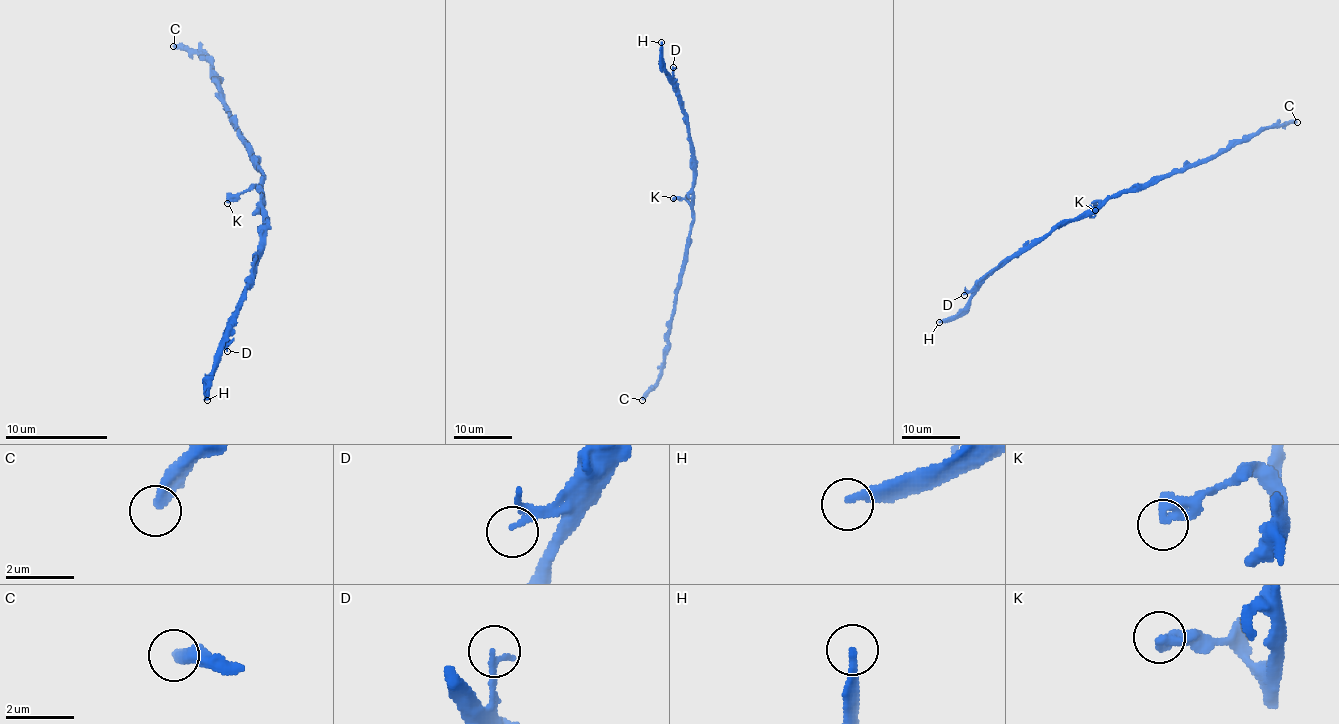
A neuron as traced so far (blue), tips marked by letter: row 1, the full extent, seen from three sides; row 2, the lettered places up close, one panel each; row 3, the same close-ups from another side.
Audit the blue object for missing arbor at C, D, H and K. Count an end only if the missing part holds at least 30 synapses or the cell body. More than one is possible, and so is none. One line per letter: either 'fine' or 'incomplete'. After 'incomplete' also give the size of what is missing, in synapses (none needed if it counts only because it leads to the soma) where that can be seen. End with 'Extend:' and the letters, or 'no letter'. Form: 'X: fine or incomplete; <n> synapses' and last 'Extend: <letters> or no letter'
C: fine
D: fine
H: incomplete; 130 synapses
K: fine
Extend: H

